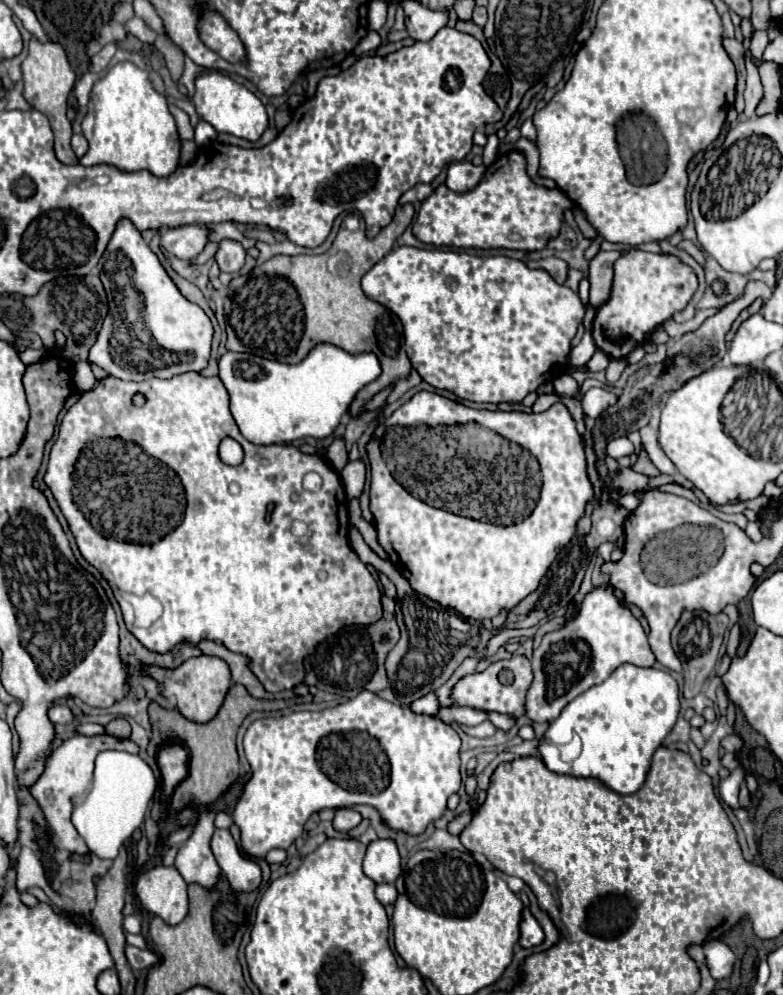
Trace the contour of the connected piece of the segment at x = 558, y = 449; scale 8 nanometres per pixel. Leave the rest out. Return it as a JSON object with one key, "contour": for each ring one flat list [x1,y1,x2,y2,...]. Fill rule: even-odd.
{"contour":[[420,391,396,409,386,422,378,425,374,439,368,443,370,510,376,519,382,549,388,553,392,565,408,579,412,589,444,607,456,609,466,619,492,619,502,609,510,611,524,597,534,593,558,551,574,537,576,521,584,515,586,501,594,497,592,483,586,477,586,457,580,435,564,403,558,401,544,413,476,411,435,392],[470,421,520,443,538,459,542,479,540,499,532,515,516,527,496,527,428,507,394,479,382,459,380,444,390,426,435,427]]}

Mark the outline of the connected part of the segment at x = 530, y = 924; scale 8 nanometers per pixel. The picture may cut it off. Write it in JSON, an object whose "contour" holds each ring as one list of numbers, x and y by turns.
{"contour":[[525,907,522,911,522,921,520,923,519,944,521,947,528,949,541,944,544,940,542,931,529,908]]}

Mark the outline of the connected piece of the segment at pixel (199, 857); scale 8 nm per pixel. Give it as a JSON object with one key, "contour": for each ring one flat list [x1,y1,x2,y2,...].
{"contour":[[202,811,198,827,192,831,188,841,180,845,176,855,176,869,184,881,196,881,204,887,216,885,220,875,220,867,210,851,210,837,216,829,214,817,216,813]]}

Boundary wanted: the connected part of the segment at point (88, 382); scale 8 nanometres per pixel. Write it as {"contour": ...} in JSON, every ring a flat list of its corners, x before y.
{"contour":[[76,363,76,365,74,365,72,381,74,381,74,385,76,385,76,389,78,389,80,393,90,391,90,389,94,387,94,383,96,383,94,373,92,373,92,369,90,369,88,363]]}

